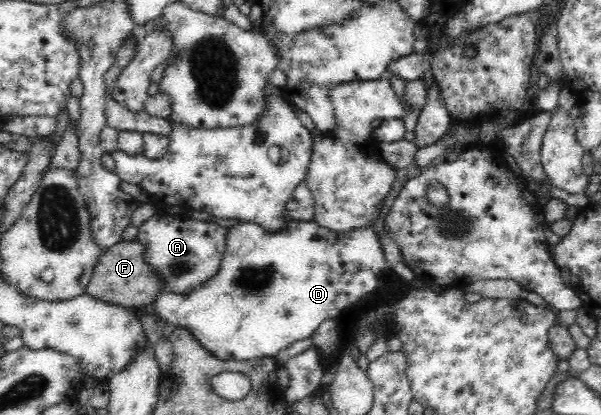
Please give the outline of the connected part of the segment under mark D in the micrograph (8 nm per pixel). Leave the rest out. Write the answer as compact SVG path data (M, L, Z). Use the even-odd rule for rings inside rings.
M287 219L285 226L281 226L279 230L265 230L259 224L242 222L228 229L227 236L225 254L221 260L220 268L211 278L207 278L205 282L201 282L199 286L195 286L195 290L191 290L187 294L163 292L150 306L151 312L157 313L165 322L171 323L174 327L187 329L205 350L212 353L215 358L224 361L250 361L254 358L274 357L293 342L311 337L324 320L335 318L335 316L340 316L345 312L347 312L347 316L353 312L357 314L359 309L366 306L367 298L373 291L376 291L379 281L389 266L384 258L382 245L377 239L377 234L371 229L371 224L355 230L334 233L329 229L320 227L313 221Z

